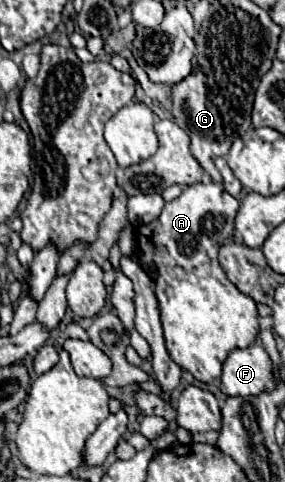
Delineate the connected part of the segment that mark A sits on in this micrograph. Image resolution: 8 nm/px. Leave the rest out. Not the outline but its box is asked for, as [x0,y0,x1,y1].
[136,183,260,383]

